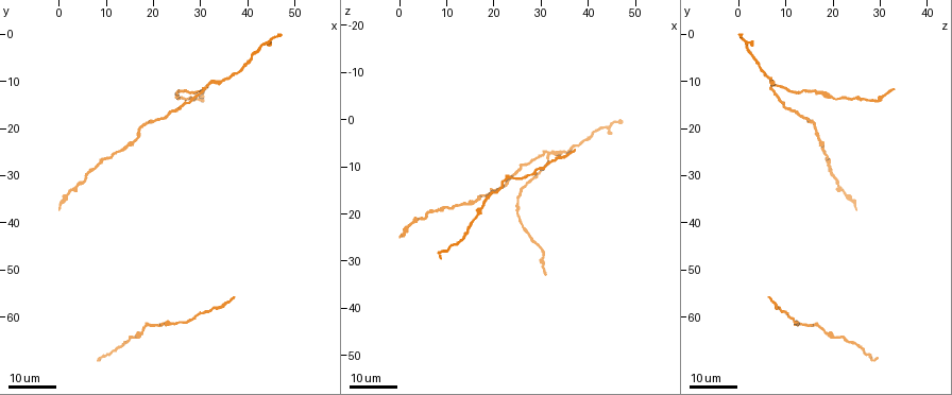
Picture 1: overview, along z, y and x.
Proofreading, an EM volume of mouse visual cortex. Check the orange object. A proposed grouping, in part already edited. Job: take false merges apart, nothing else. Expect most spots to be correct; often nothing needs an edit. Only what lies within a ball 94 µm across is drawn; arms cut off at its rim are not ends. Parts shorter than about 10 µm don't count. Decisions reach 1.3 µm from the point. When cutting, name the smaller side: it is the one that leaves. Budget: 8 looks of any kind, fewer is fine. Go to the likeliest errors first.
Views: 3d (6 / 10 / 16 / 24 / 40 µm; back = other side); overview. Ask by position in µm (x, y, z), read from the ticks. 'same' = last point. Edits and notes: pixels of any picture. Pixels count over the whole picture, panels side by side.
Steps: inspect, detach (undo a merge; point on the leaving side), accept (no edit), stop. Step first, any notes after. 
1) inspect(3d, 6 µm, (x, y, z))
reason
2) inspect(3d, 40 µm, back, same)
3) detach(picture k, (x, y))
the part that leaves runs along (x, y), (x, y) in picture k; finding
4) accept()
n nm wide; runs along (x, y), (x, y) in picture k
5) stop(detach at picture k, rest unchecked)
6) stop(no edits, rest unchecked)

inspect(3d, 16 µm, (31.5, 10.5, 7.5))
arms part here

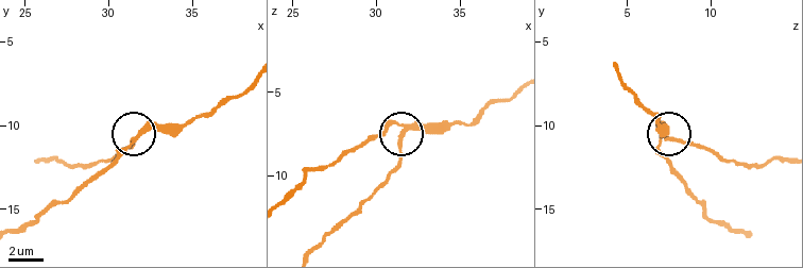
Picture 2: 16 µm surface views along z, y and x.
inspect(3d, 10 µm, (31.5, 10.7, 7.4))

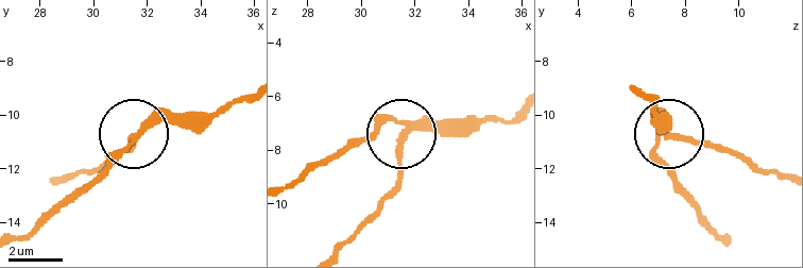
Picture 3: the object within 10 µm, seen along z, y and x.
detach(picture 3, (399, 170))
the part that leaves runs along (408, 133), (392, 193), (339, 248) in picture 3; two neurons meet here

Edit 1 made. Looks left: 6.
inspect(3d, 16 µm, (16.5, 64.5, 20.5))
calibre changes

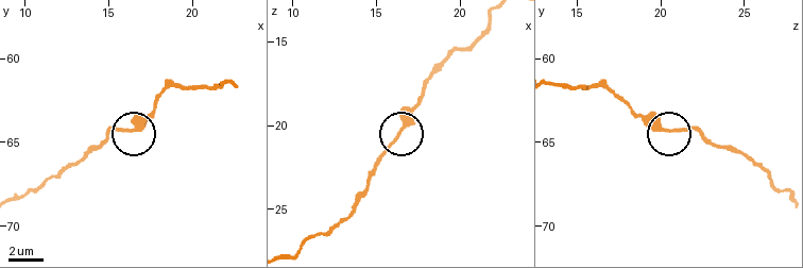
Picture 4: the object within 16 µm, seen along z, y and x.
inspect(3d, 6 µm, (16.5, 64.2, 20.2))
closer look

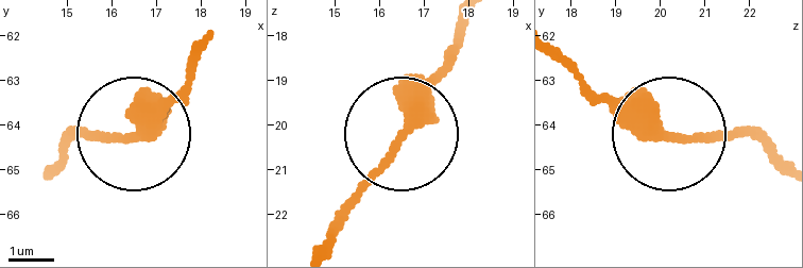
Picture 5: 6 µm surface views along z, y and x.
accept()
all the same neuron

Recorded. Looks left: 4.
inspect(3d, 16 µm, (8.0, 28.0, 19.5))
calibre changes

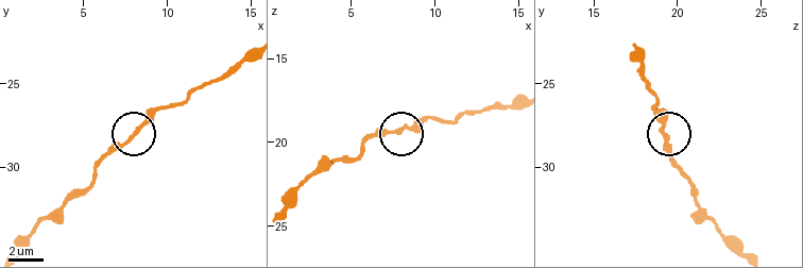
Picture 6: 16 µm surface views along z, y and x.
inspect(3d, 10 µm, (7.9, 28.2, 19.3))

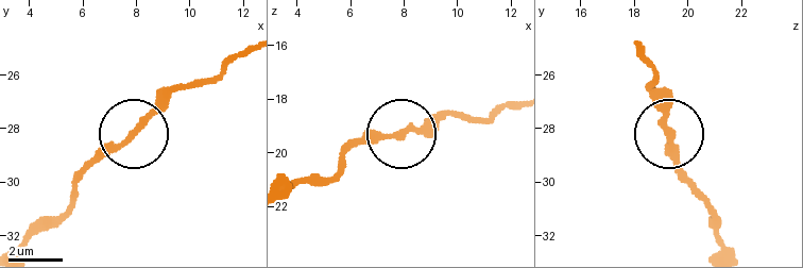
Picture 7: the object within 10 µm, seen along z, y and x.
accept()
runs along (329, 180), (361, 144), (429, 128), (447, 116) in picture 7; one neuron here

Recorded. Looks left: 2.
inspect(3d, 16 µm, (13.5, 24.0, 18.0))
thick turns thin

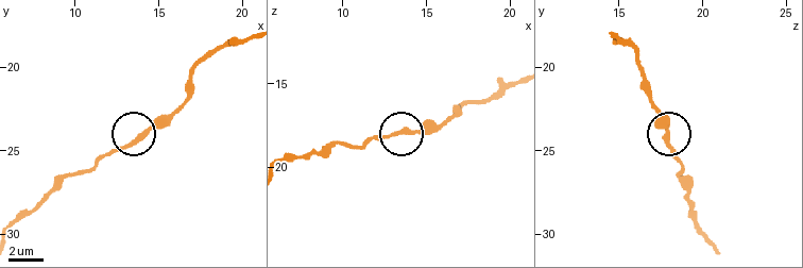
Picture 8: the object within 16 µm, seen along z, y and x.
inspect(3d, 10 µm, (13.7, 24.4, 17.9))

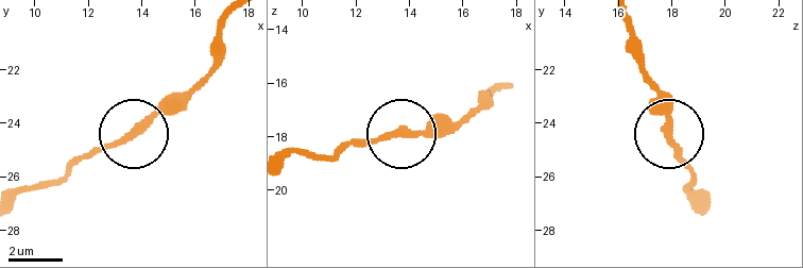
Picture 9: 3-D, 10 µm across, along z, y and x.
accept()
runs along (20, 191), (48, 185), (82, 160), (123, 144), (189, 96) in picture 9; all the same neuron

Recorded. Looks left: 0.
stop(detach at picture 3, rest unchecked)

